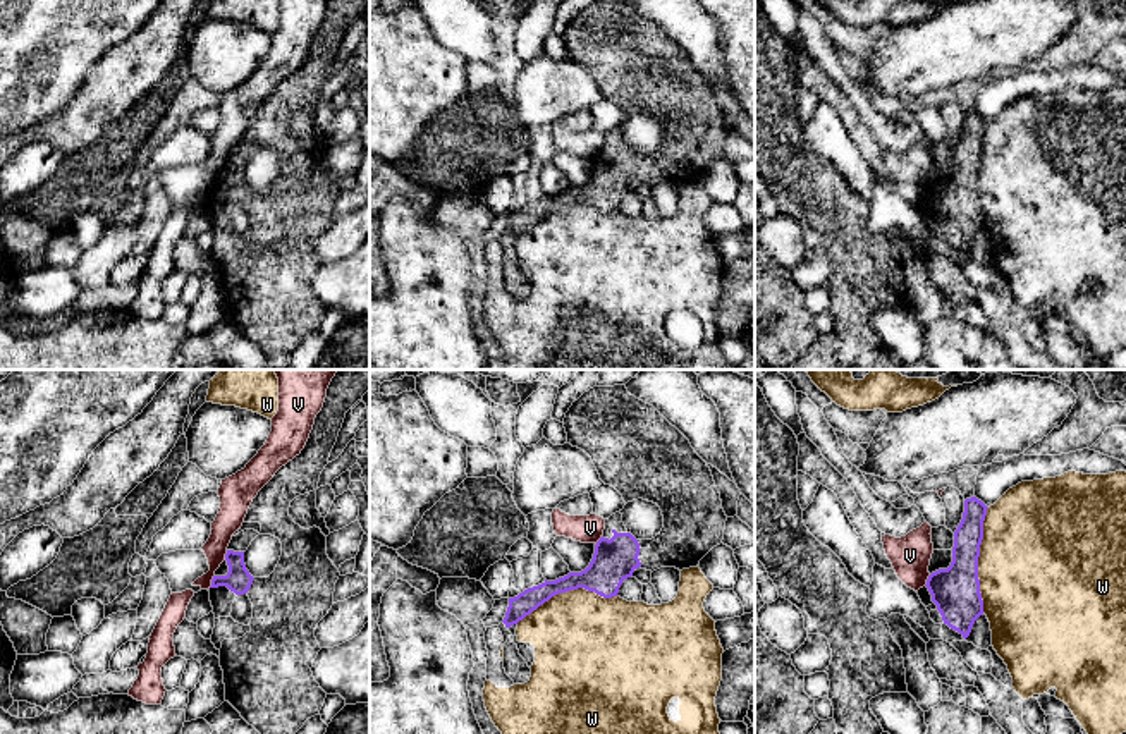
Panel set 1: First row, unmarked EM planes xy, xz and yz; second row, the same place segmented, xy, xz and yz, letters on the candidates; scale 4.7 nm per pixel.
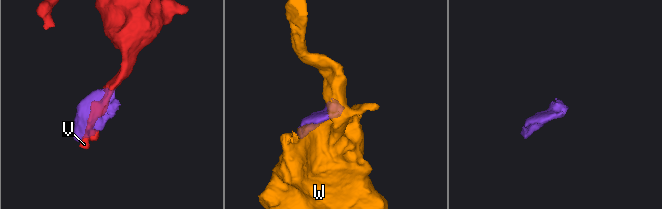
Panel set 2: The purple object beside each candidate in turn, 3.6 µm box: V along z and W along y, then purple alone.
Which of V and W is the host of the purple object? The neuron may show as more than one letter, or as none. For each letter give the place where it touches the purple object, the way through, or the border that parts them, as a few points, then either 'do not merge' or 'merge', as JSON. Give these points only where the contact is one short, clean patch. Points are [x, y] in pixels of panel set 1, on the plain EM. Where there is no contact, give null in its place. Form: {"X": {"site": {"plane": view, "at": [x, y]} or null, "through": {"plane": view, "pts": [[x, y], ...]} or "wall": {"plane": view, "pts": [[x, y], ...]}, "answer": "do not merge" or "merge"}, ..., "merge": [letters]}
{"V": {"site": {"plane": "xy", "at": [212, 196]}, "wall": {"plane": "xy", "pts": [[214, 189], [208, 201]]}, "answer": "do not merge"}, "W": {"site": {"plane": "yz", "at": [977, 176]}, "answer": "do not merge"}, "merge": []}

